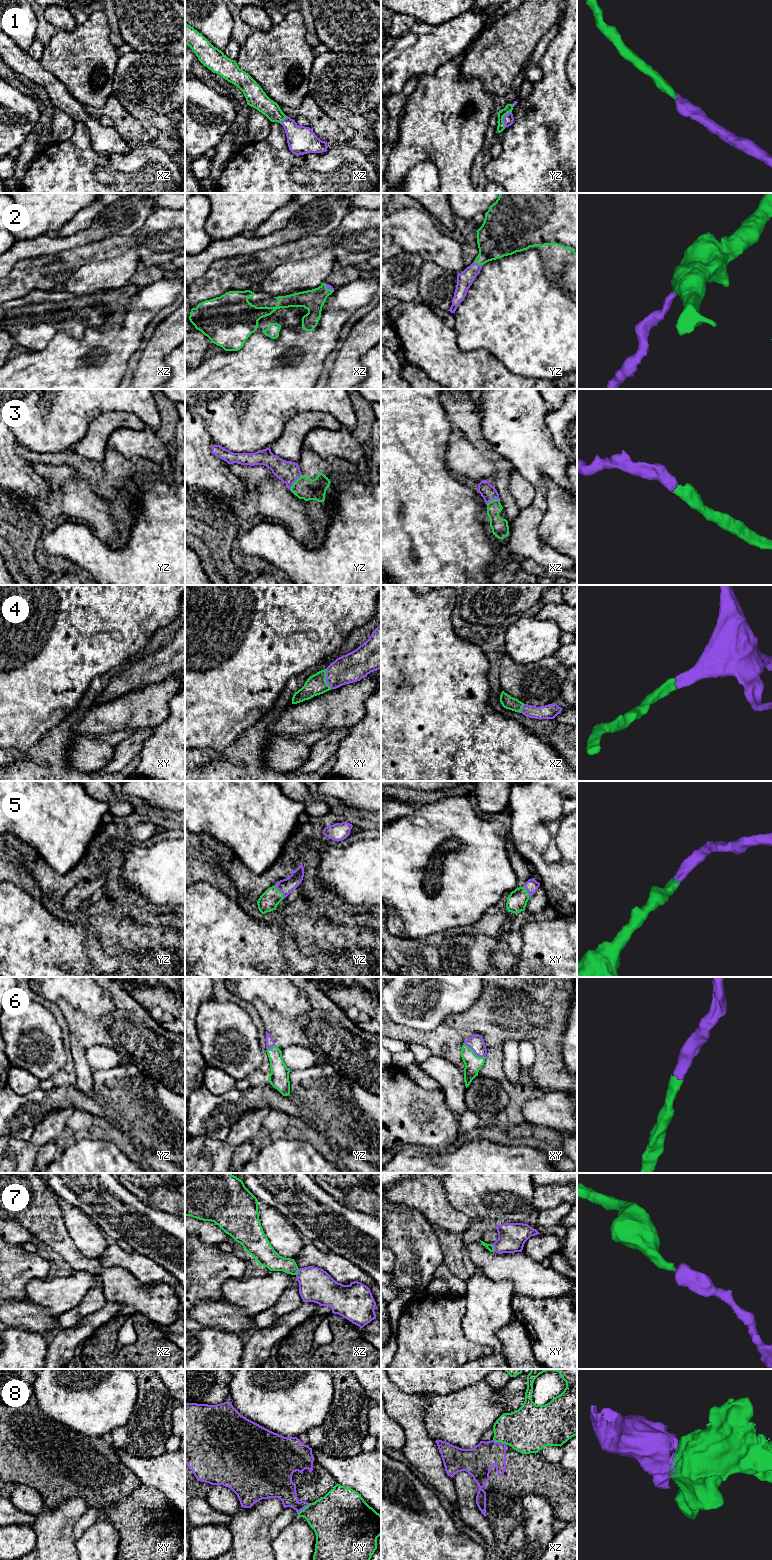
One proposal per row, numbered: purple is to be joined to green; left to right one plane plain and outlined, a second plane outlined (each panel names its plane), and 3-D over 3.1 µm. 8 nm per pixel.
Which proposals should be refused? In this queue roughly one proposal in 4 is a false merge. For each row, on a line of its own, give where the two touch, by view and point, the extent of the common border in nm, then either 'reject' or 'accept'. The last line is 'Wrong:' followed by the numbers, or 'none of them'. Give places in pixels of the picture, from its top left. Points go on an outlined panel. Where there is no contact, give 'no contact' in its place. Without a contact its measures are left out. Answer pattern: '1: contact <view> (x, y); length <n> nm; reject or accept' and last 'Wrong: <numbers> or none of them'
1: contact yz (502, 118); length 150 nm; accept
2: contact yz (478, 264); length 80 nm; accept
3: contact yz (294, 482); length 160 nm; accept
4: contact xy (325, 678); length 170 nm; accept
5: contact yz (281, 892); length 130 nm; accept
6: contact xy (473, 1052); length 220 nm; accept
7: contact xy (493, 1247); length 60 nm; accept
8: contact xz (500, 1441); length 130 nm; reject
Wrong: 8

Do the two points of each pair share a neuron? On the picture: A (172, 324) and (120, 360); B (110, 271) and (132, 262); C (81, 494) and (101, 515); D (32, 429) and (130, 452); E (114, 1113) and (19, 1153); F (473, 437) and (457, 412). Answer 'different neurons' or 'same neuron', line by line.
A: different neurons
B: same neuron
C: same neuron
D: different neurons
E: different neurons
F: same neuron

